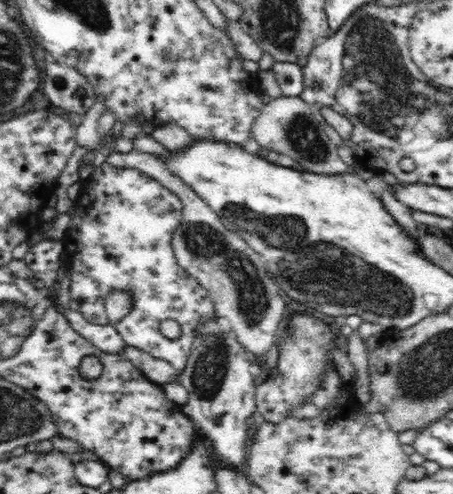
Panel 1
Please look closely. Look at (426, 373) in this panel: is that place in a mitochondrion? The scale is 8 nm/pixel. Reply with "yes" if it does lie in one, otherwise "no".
yes

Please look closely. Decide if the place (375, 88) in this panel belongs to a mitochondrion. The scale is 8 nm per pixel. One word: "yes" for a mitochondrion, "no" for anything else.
yes

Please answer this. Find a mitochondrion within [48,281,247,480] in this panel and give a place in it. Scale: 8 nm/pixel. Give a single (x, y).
(208, 374)

